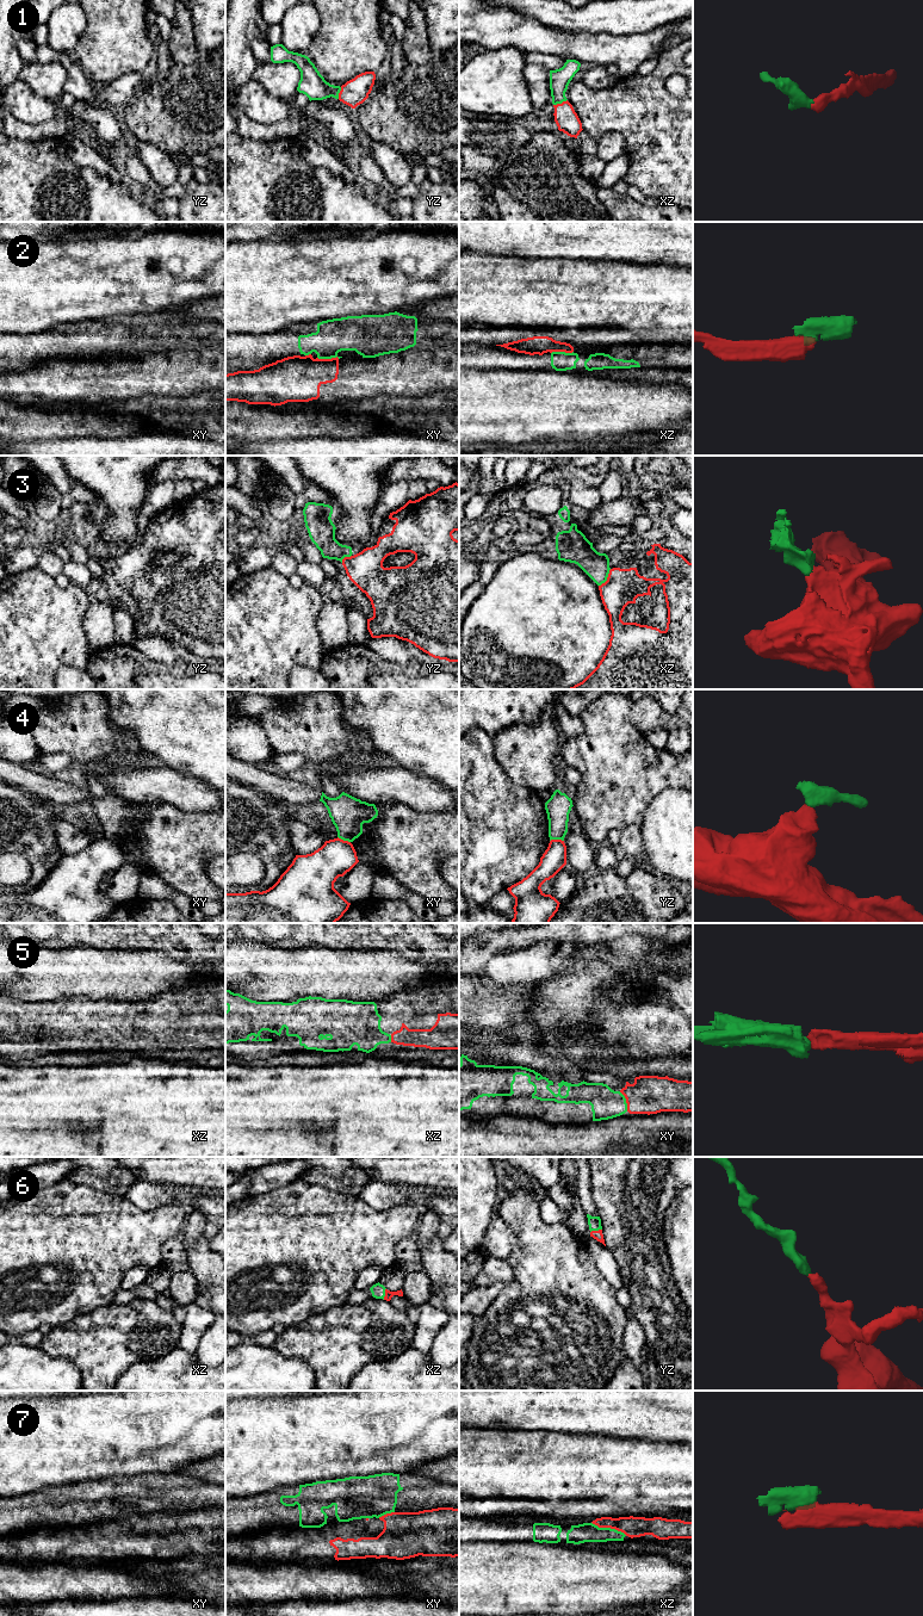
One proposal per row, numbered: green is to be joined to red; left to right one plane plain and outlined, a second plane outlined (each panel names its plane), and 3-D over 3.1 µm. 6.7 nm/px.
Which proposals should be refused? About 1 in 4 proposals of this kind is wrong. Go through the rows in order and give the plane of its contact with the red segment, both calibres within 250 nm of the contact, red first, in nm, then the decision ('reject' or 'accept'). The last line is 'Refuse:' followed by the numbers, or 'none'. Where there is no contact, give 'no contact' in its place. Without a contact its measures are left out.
1: contact in xz; calibres 160 and 140 nm; accept
2: contact in xz; calibres 130 and 130 nm; reject
3: contact in xz; calibres 240 and 180 nm; reject
4: contact in yz; calibres 160 and 170 nm; reject
5: contact in xy; calibres 260 and 200 nm; accept
6: contact in yz; calibres 60 and 90 nm; accept
7: contact in xz; calibres 140 and 130 nm; reject
Refuse: 2, 3, 4, 7

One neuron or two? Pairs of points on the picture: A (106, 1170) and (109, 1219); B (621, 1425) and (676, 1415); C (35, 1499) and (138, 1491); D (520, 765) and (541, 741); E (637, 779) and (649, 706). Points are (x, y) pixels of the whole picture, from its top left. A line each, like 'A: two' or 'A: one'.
A: two
B: one
C: one
D: one
E: two

